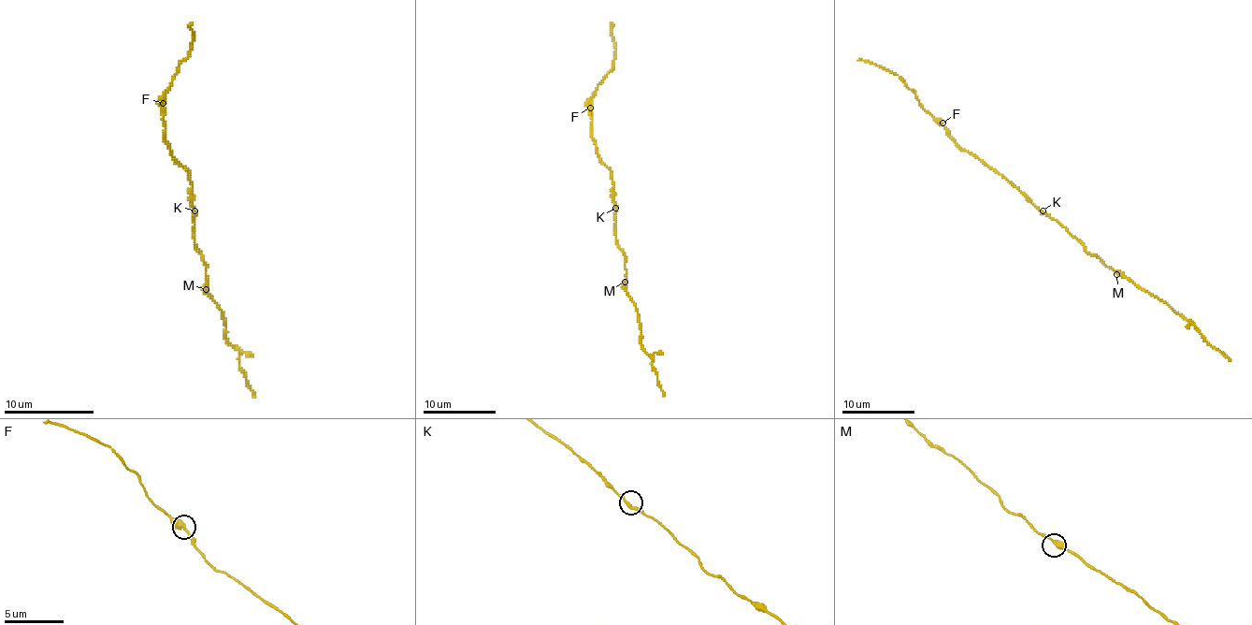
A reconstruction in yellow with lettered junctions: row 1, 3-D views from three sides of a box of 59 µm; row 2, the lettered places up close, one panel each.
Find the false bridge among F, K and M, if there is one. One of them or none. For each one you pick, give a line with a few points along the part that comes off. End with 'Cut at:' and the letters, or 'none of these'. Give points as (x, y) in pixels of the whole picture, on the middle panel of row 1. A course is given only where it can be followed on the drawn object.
Cut at: none of these

